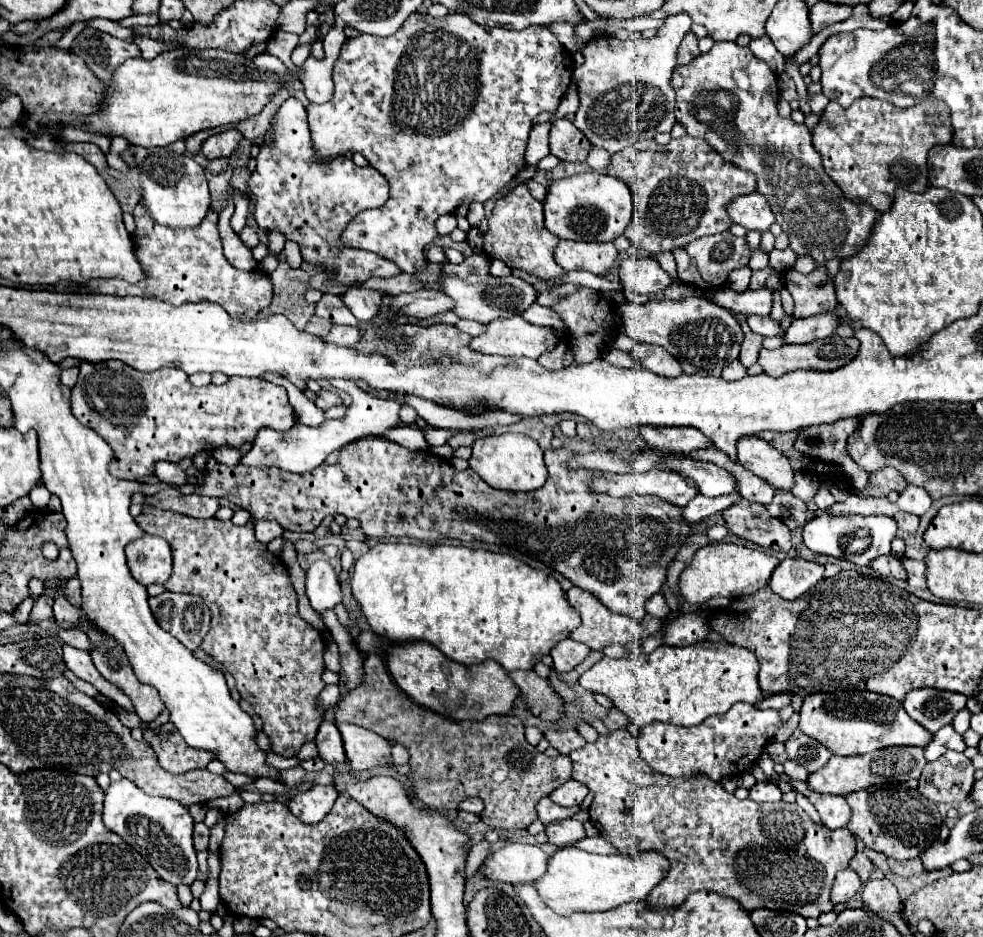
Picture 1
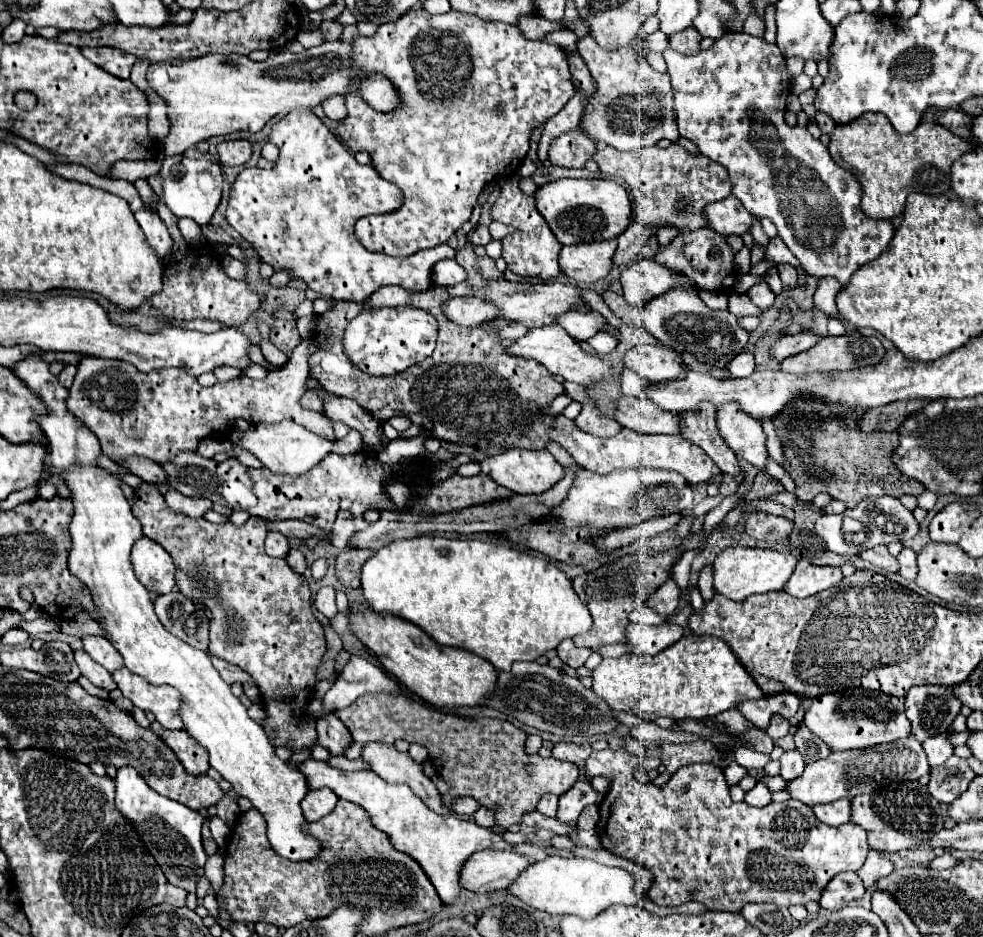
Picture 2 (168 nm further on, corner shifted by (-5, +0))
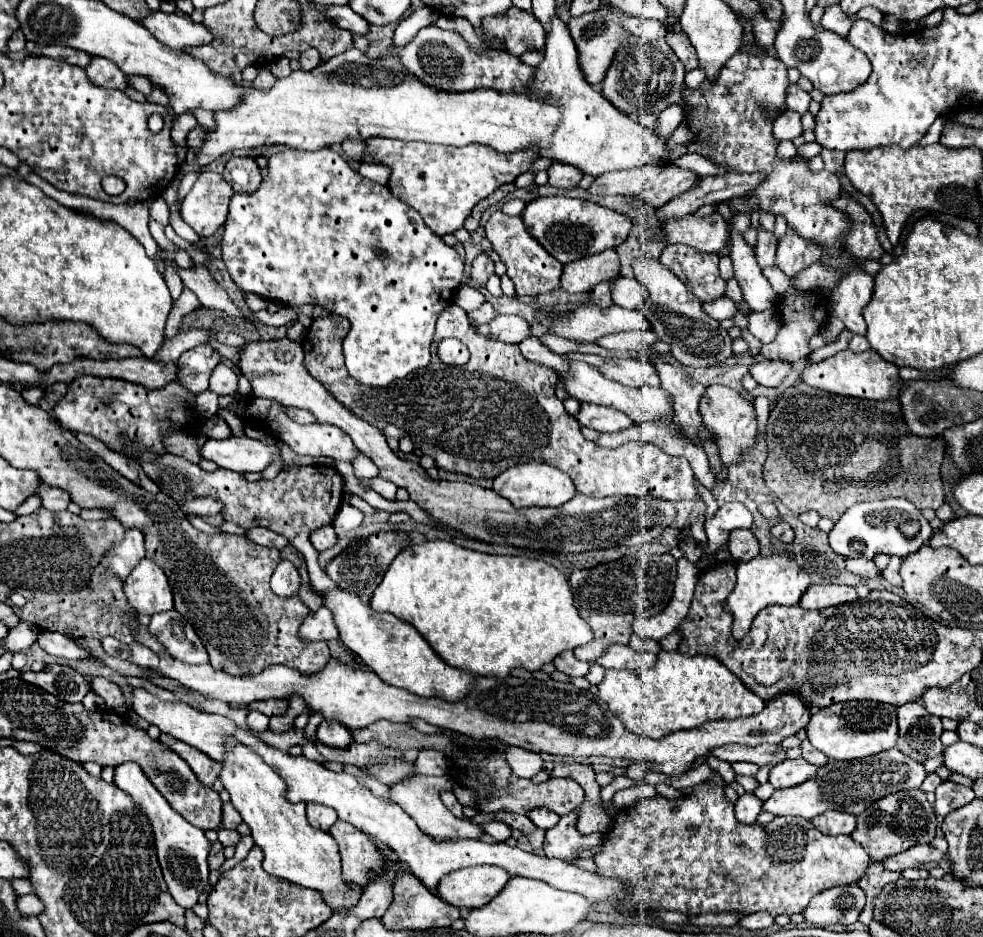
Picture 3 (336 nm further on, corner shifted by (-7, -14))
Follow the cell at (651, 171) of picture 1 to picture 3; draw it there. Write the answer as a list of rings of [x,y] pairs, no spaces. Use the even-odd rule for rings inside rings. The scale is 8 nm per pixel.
[[[667,164],[667,166],[641,166],[641,168],[631,168],[631,170],[613,170],[613,172],[605,172],[603,176],[599,176],[591,186],[589,192],[591,194],[621,194],[621,196],[641,196],[649,206],[660,208],[681,196],[683,192],[687,192],[693,184],[695,184],[697,176],[691,170],[683,170],[677,168],[675,164]]]

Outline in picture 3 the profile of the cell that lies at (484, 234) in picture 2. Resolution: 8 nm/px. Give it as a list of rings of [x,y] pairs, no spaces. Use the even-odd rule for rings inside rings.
[[[481,252],[475,260],[473,260],[473,268],[471,268],[471,278],[473,278],[473,286],[481,286],[487,282],[487,278],[493,274],[493,260]]]

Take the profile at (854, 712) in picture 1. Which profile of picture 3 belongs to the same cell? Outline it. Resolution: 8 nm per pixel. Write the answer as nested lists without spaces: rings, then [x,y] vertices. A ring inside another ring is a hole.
[[[871,700],[863,702],[839,702],[827,708],[813,710],[811,720],[807,724],[809,742],[833,760],[855,760],[871,754],[879,754],[883,750],[895,748],[899,738],[897,728],[897,710],[891,704],[879,704]]]

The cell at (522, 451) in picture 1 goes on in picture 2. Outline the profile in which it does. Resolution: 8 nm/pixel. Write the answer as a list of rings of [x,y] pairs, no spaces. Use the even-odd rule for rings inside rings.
[[[511,448],[503,454],[497,454],[497,456],[483,460],[481,470],[489,478],[493,478],[499,486],[505,486],[515,494],[543,494],[543,492],[551,490],[565,476],[563,466],[547,450],[517,450],[517,448]]]

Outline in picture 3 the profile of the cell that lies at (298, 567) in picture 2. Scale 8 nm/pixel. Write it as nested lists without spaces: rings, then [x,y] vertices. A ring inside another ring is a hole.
[[[305,564],[299,568],[299,576],[301,576],[299,598],[301,598],[301,601],[311,610],[311,612],[315,612],[319,609],[319,606],[323,606],[323,600],[321,600],[321,598],[317,596],[317,592],[311,588],[311,584],[309,584],[309,574],[307,574]]]

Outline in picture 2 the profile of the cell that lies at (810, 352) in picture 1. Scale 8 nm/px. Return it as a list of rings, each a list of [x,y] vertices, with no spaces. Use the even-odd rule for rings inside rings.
[[[853,332],[853,334],[843,334],[843,336],[827,336],[821,342],[817,342],[817,346],[805,350],[801,354],[795,354],[791,358],[785,358],[781,362],[781,370],[797,374],[797,376],[805,376],[811,372],[845,372],[845,370],[875,366],[877,362],[881,362],[883,356],[885,356],[885,348],[879,338],[875,338],[875,336],[867,338],[859,332]]]

